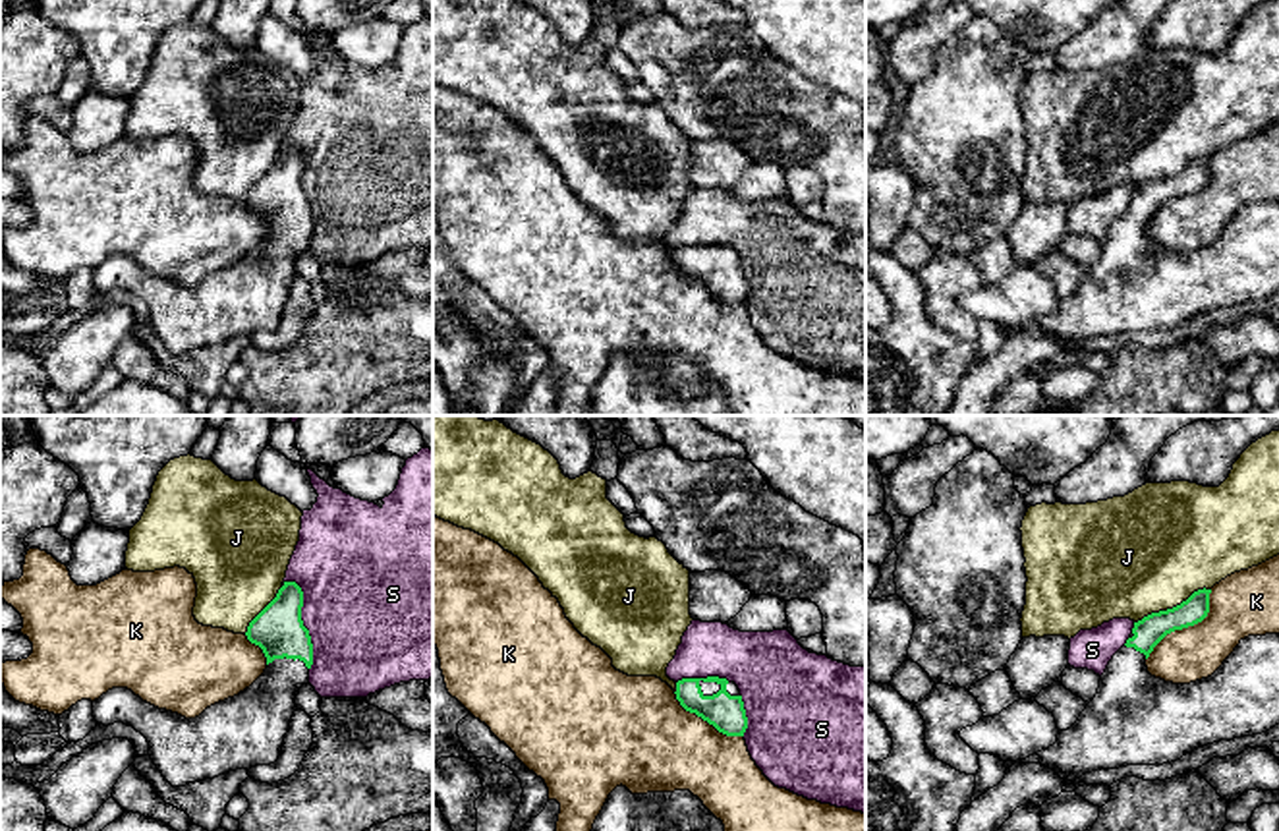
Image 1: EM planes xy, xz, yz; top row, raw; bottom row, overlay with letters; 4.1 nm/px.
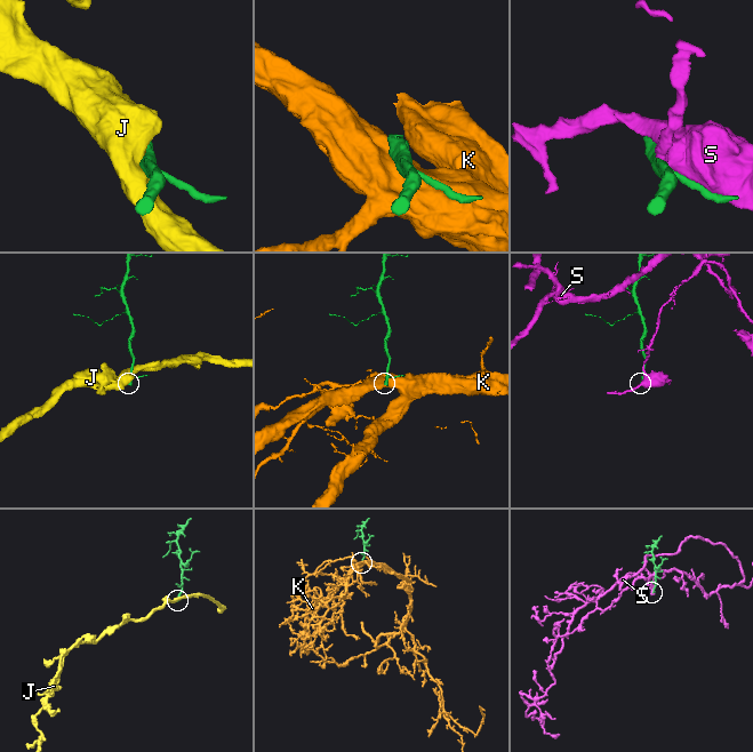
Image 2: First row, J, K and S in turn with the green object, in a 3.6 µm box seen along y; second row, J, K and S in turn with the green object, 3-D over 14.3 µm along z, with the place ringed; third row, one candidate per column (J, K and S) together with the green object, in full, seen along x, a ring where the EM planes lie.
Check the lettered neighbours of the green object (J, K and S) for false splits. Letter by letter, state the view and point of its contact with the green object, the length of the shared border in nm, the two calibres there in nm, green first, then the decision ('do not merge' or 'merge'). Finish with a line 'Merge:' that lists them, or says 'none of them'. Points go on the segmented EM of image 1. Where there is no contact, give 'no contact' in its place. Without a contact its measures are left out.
J: meets green in yz at (1173, 607); contact 360 nm long; 120 nm thick on the green side, 480 nm on the other; do not merge
K: meets green in yz at (1187, 627); contact 400 nm long; 120 nm thick on the green side, 260 nm on the other; do not merge
S: meets green in xy at (302, 621); contact 400 nm long; 220 nm thick on the green side, 480 nm on the other; do not merge
Merge: none of them

